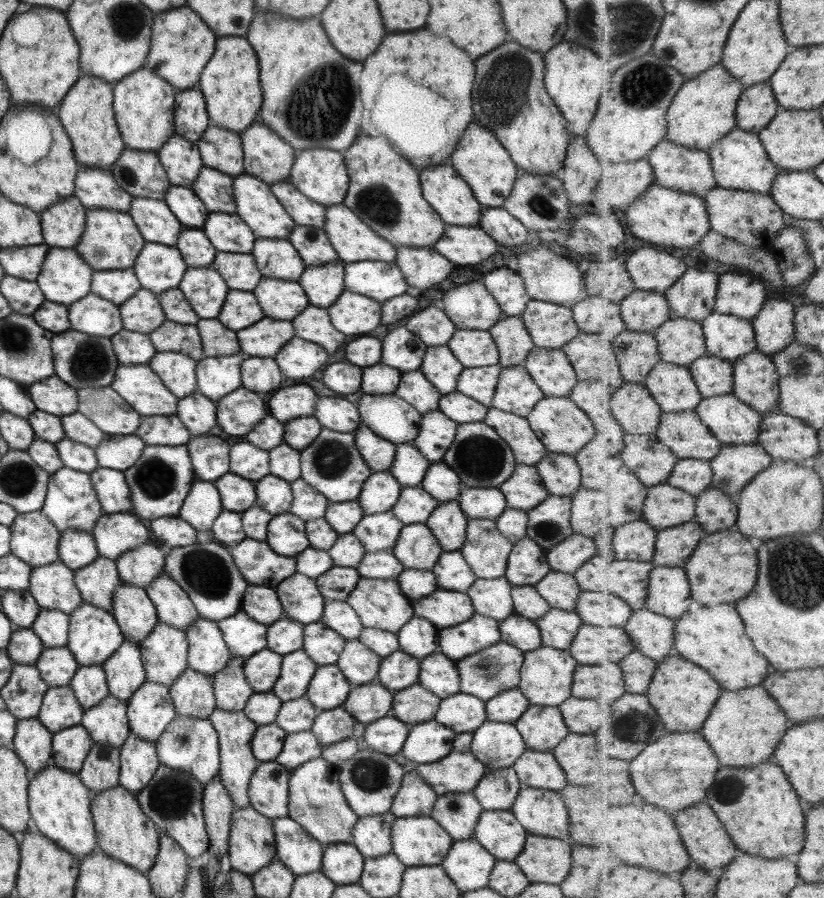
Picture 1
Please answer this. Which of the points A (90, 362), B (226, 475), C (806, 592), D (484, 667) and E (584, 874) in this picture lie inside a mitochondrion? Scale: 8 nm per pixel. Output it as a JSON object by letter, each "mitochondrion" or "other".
{"A":"mitochondrion","B":"other","C":"mitochondrion","D":"mitochondrion","E":"other"}

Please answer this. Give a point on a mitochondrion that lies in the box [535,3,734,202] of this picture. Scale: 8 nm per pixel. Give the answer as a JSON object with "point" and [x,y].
{"point":[647,84]}

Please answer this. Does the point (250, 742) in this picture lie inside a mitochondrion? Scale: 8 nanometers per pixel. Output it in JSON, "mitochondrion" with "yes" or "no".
{"mitochondrion":"no"}

